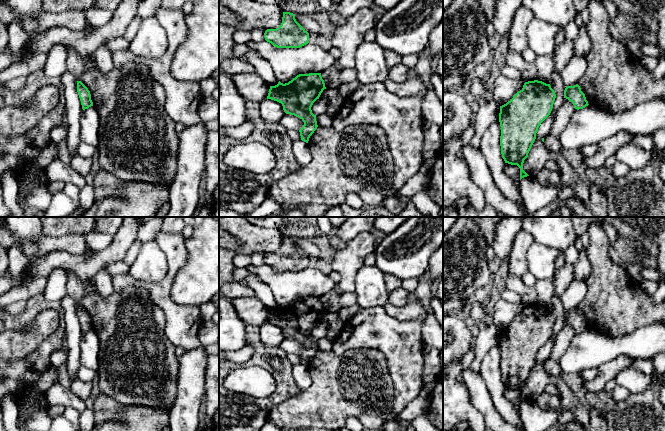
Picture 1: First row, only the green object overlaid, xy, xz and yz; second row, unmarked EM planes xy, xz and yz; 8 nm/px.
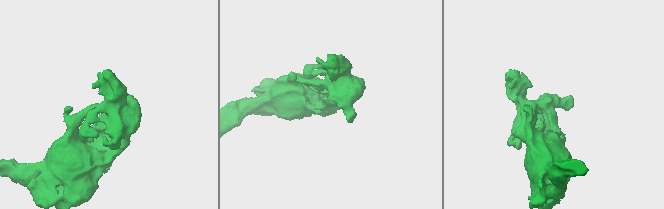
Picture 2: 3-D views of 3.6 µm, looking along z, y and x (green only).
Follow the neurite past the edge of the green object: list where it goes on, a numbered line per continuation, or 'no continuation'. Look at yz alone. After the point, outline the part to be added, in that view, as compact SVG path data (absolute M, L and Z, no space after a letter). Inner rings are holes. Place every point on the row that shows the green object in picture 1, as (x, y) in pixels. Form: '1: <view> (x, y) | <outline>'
no continuation

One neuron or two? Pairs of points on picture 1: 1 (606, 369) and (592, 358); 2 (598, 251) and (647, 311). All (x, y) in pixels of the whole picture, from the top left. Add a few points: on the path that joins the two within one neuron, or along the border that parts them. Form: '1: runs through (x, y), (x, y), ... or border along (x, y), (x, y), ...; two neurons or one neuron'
1: border along (622, 355), (603, 362), (597, 368); two neurons
2: runs through (602, 266), (632, 296); one neuron

